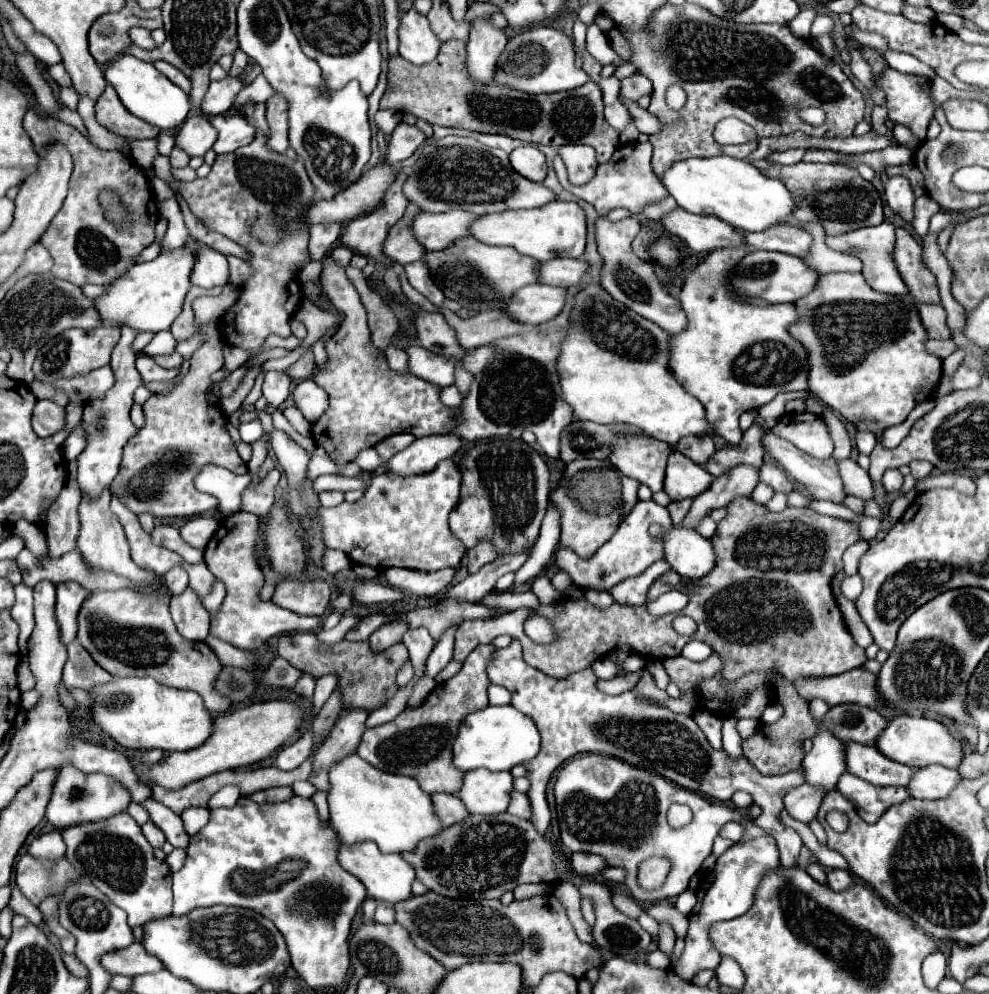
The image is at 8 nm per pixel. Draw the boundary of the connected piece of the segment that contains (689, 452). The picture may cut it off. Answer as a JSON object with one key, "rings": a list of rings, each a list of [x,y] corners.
{"rings":[[[691,435],[691,437],[683,437],[683,441],[679,441],[675,449],[683,453],[685,457],[691,457],[691,461],[701,465],[703,461],[711,457],[711,451],[715,451],[715,443],[709,435],[701,435],[701,437]]]}

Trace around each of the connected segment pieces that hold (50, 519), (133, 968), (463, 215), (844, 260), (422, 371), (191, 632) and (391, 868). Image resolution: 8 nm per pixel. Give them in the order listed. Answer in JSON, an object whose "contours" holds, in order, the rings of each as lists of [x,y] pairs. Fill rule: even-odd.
{"contours":[[[[69,479],[61,489],[59,497],[47,511],[47,525],[45,525],[45,539],[49,553],[59,557],[67,551],[77,547],[77,537],[81,531],[79,521],[79,503],[81,503],[81,489],[77,479]]],[[[137,941],[125,949],[107,953],[105,957],[101,957],[101,963],[103,969],[107,969],[111,975],[127,975],[127,977],[155,973],[163,969],[163,963],[151,957]]],[[[447,211],[447,213],[417,213],[411,223],[415,239],[427,249],[437,251],[453,243],[455,239],[469,235],[467,227],[473,221],[473,213],[467,211]]],[[[819,221],[804,223],[804,228],[809,228],[813,235],[813,245],[807,255],[801,259],[807,267],[817,273],[833,273],[833,271],[861,271],[861,259],[837,253],[825,243],[825,231]]],[[[421,345],[407,347],[409,371],[439,387],[449,387],[455,383],[455,361],[445,355],[427,351]]],[[[185,589],[183,595],[173,597],[171,601],[171,615],[177,625],[177,631],[191,641],[205,641],[209,635],[209,613],[203,609],[199,597]]],[[[363,841],[363,843],[353,843],[353,845],[339,845],[339,863],[343,869],[347,869],[351,875],[355,875],[367,889],[367,895],[385,901],[389,905],[399,903],[407,897],[411,897],[411,883],[415,879],[415,871],[399,853],[381,853],[375,843]]]]}

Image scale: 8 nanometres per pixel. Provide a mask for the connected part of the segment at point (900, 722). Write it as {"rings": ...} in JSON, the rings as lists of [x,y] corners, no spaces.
{"rings":[[[903,715],[903,717],[891,719],[887,723],[887,727],[875,739],[875,747],[889,759],[903,763],[903,765],[911,765],[911,767],[925,767],[931,763],[939,763],[939,765],[957,769],[957,765],[963,757],[961,743],[957,739],[953,739],[949,729],[943,723],[921,717],[921,715]]]}

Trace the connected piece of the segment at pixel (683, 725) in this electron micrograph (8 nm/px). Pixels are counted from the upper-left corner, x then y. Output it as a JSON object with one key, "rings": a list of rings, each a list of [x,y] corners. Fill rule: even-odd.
{"rings":[[[517,639],[511,641],[511,645],[493,653],[491,663],[487,665],[487,675],[491,683],[503,685],[511,691],[511,705],[531,717],[541,733],[541,751],[535,759],[523,763],[523,767],[527,769],[527,779],[531,783],[527,791],[527,797],[531,801],[531,823],[535,825],[539,835],[545,835],[551,821],[545,785],[553,771],[577,753],[603,753],[617,757],[625,763],[655,771],[661,777],[681,785],[683,789],[717,801],[725,801],[725,793],[733,793],[737,789],[751,793],[753,801],[761,807],[761,817],[757,817],[753,823],[765,829],[775,839],[781,855],[781,865],[795,865],[803,841],[791,827],[783,825],[781,799],[787,789],[803,783],[801,769],[785,773],[781,777],[761,775],[745,757],[741,757],[739,761],[731,761],[725,751],[711,749],[703,731],[695,725],[691,717],[671,713],[661,705],[635,697],[635,693],[631,691],[625,691],[617,697],[601,693],[599,689],[595,689],[597,677],[593,675],[591,667],[571,673],[565,679],[549,677],[547,673],[529,667],[521,657],[521,645]]]}

